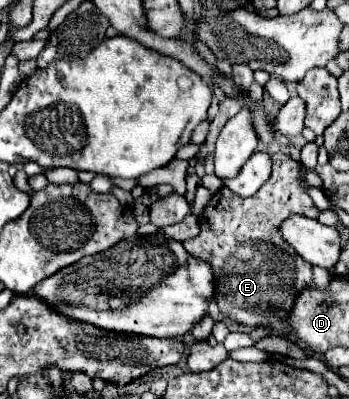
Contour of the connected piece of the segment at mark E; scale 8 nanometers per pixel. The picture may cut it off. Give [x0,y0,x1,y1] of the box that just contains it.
[183,152,319,326]

